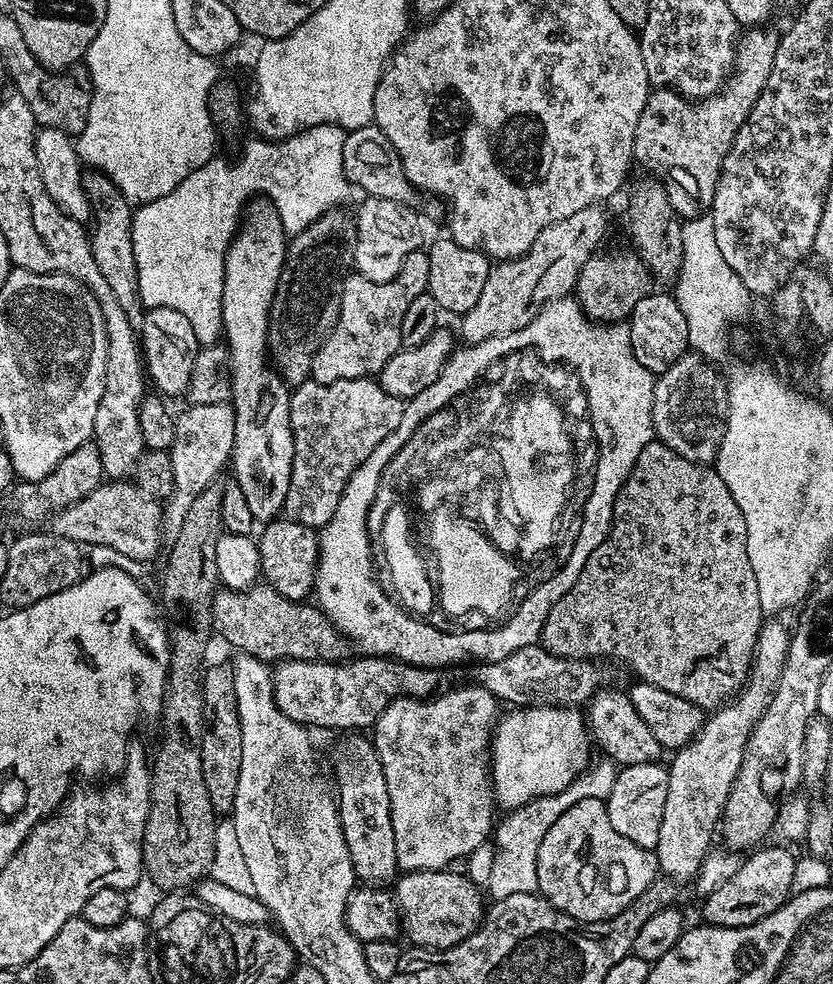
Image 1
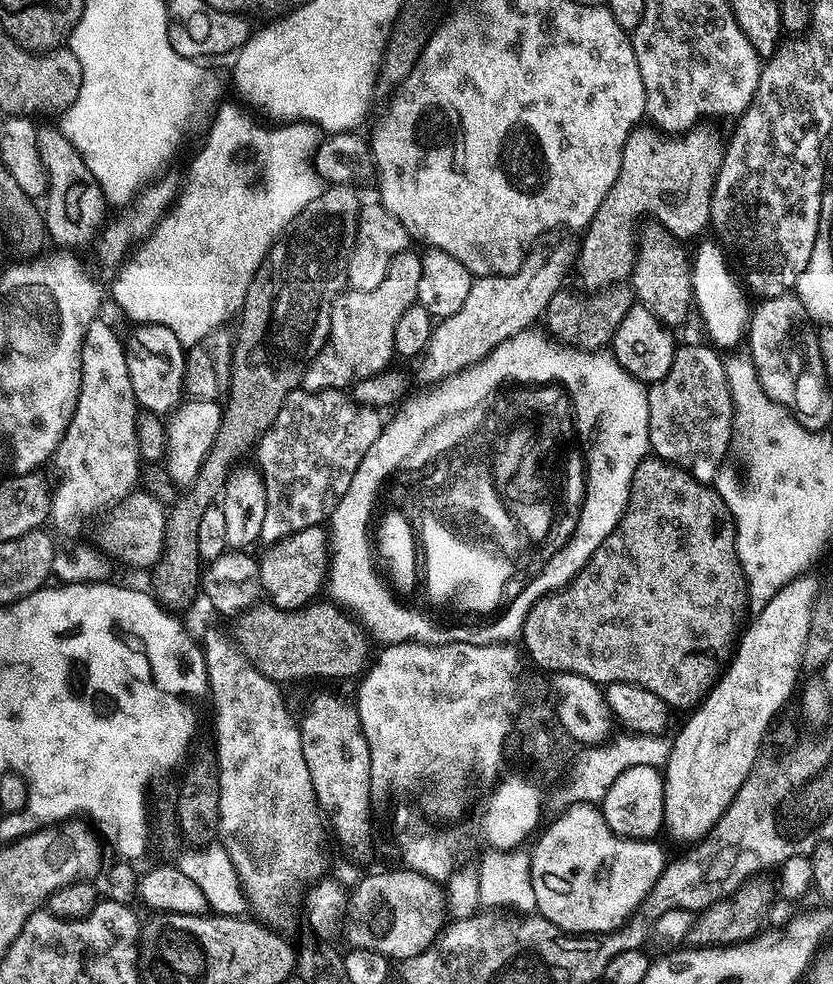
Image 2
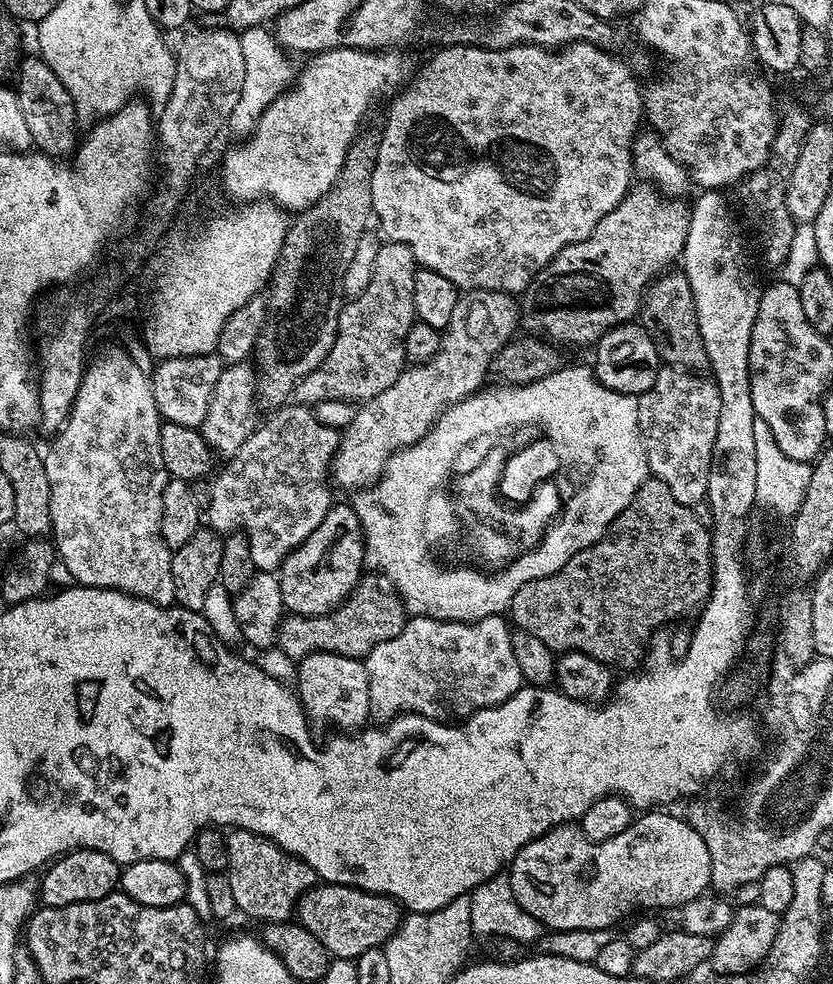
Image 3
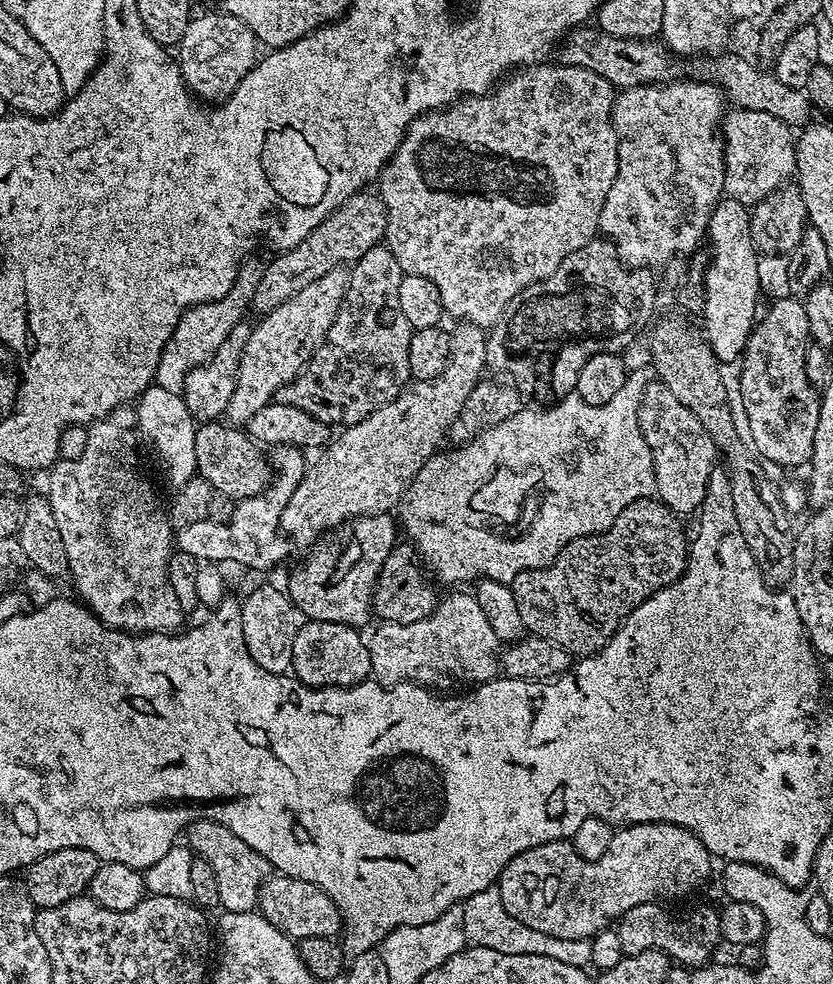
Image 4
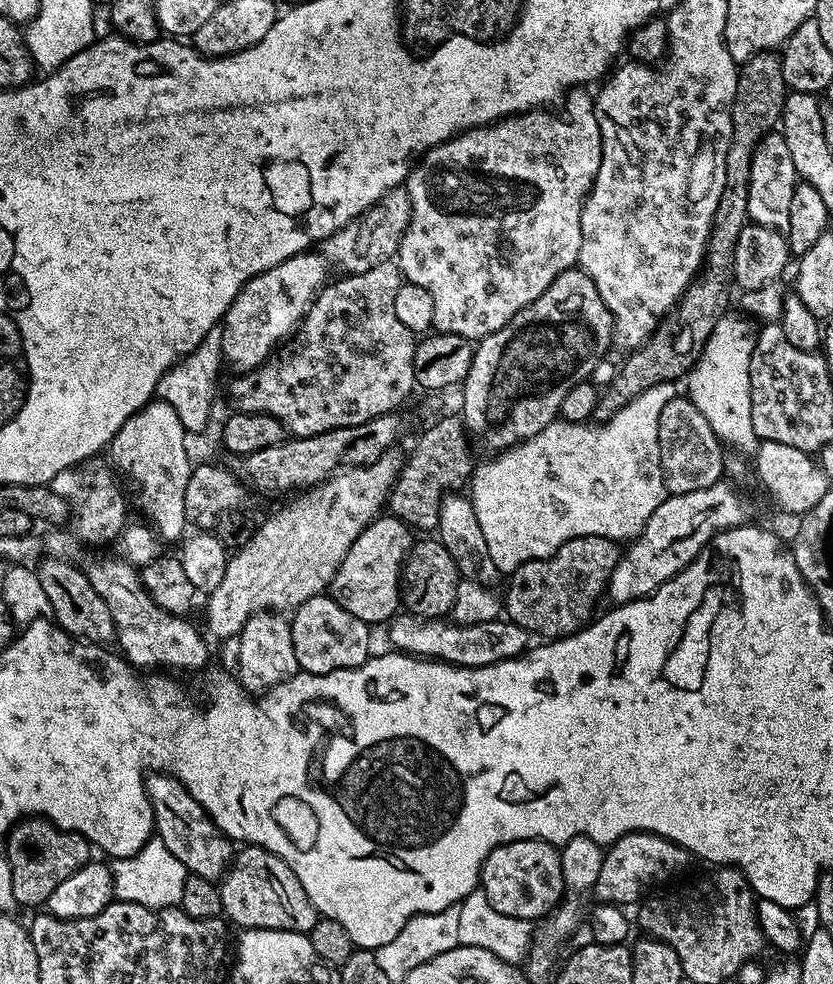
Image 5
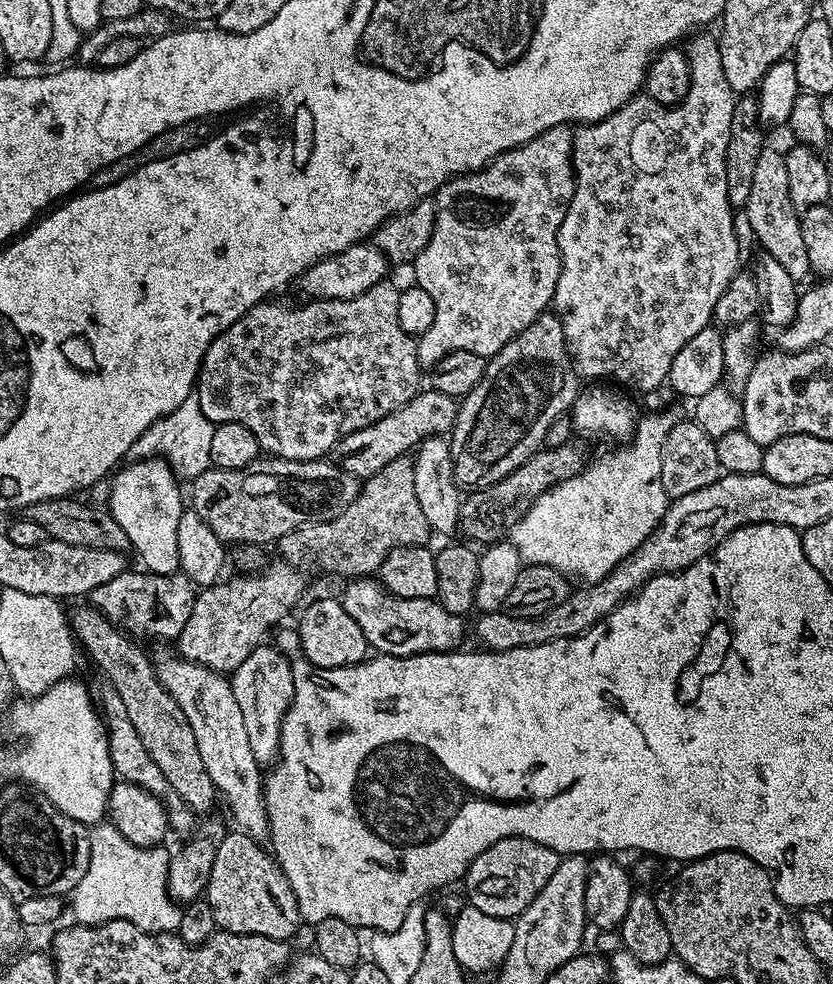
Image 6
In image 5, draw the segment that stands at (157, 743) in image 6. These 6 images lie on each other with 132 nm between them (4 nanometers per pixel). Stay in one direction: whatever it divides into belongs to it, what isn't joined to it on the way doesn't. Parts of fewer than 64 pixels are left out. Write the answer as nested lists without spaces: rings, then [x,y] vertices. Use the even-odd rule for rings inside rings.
[[[45,557],[36,568],[42,590],[46,593],[49,609],[55,623],[75,639],[89,643],[108,644],[116,636],[116,626],[109,604],[98,594],[87,573],[71,561]],[[112,639],[112,641],[110,641]]]

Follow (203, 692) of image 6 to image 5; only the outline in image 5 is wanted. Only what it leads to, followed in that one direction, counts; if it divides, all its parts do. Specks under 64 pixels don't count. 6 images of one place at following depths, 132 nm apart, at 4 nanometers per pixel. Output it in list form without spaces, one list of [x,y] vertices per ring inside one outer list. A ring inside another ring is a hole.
[[[117,563],[96,564],[92,569],[88,568],[86,573],[98,594],[109,604],[118,643],[120,642],[118,648],[128,663],[141,669],[148,668],[144,670],[159,669],[156,668],[159,664],[164,670],[202,667],[208,660],[208,644],[191,624],[191,619],[170,614],[162,610],[158,602],[151,600],[140,580],[137,565]]]

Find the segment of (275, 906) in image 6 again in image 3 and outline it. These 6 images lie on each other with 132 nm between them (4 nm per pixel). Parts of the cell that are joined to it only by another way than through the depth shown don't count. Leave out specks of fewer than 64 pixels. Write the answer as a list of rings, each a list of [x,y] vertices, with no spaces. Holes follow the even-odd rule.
[[[320,882],[309,889],[296,903],[295,919],[318,942],[322,942],[329,957],[355,961],[366,950],[381,947],[400,929],[401,905],[379,892],[363,892],[345,884]]]

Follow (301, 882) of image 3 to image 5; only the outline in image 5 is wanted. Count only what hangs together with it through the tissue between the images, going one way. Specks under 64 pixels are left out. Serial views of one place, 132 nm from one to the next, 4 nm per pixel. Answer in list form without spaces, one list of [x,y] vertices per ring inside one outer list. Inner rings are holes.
[[[167,772],[149,773],[144,780],[144,789],[151,800],[153,825],[157,839],[163,842],[163,845],[170,850],[170,854],[177,858],[178,862],[182,862],[191,875],[204,877],[213,882],[219,881],[231,867],[235,857],[236,848],[233,841],[225,836],[217,824],[209,818],[208,811],[194,799],[184,784]]]

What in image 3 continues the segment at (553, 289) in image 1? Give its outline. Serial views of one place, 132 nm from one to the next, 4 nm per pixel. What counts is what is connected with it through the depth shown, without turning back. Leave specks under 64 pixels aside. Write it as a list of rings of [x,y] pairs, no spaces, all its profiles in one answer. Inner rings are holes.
[[[481,288],[465,291],[454,306],[454,315],[450,318],[448,327],[443,329],[438,354],[434,354],[434,358],[430,358],[425,364],[405,367],[394,386],[386,386],[382,394],[363,401],[357,407],[354,422],[350,422],[350,426],[343,429],[340,448],[332,460],[330,476],[335,487],[352,488],[351,490],[371,488],[383,476],[384,467],[395,452],[418,443],[443,412],[447,412],[453,404],[468,399],[472,393],[480,391],[487,381],[484,379],[489,379],[492,359],[498,354],[498,350],[502,350],[502,346],[506,346],[509,340],[513,339],[515,332],[512,331],[518,328],[521,316],[517,301],[509,293],[487,292]]]

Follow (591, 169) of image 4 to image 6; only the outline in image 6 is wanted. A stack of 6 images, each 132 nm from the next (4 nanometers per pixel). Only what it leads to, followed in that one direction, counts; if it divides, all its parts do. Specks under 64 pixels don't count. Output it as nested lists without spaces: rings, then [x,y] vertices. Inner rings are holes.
[[[563,124],[554,126],[550,130],[530,138],[530,142],[519,144],[517,148],[511,148],[502,155],[496,156],[478,172],[467,172],[465,176],[451,177],[434,194],[436,202],[434,234],[428,245],[422,250],[422,254],[418,254],[414,261],[415,283],[422,290],[426,290],[426,294],[430,294],[430,298],[434,298],[434,323],[430,326],[430,330],[426,330],[426,334],[422,334],[416,340],[416,353],[421,365],[436,364],[454,350],[474,350],[474,354],[482,354],[485,358],[492,356],[498,350],[502,350],[502,346],[506,346],[506,342],[510,342],[510,338],[514,338],[519,332],[526,330],[526,326],[530,326],[539,316],[545,315],[549,311],[560,273],[560,247],[556,235],[562,226],[562,218],[570,206],[570,198],[576,189],[576,174],[572,170],[573,135],[571,127]]]

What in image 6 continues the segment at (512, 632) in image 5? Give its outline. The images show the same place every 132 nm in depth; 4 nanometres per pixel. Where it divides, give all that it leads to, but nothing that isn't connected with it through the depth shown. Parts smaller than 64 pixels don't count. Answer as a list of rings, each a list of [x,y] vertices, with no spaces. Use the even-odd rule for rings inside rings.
[[[356,578],[348,583],[342,601],[346,614],[358,622],[362,634],[366,634],[369,649],[386,656],[417,656],[423,652],[450,652],[461,647],[464,640],[465,617],[450,614],[433,598],[398,598],[384,589],[384,585],[376,578]]]

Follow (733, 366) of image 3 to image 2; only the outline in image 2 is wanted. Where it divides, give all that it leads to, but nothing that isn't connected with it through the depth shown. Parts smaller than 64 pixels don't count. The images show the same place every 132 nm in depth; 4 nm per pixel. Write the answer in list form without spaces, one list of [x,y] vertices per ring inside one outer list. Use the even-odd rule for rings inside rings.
[[[701,239],[695,245],[697,246],[696,252],[694,248],[694,255],[691,257],[692,298],[695,311],[698,316],[700,312],[700,320],[704,323],[705,330],[708,331],[709,338],[707,339],[717,349],[725,350],[724,348],[732,348],[739,340],[741,343],[745,339],[750,319],[749,297],[741,281],[737,277],[737,281],[732,277],[732,272],[728,269],[729,257],[725,249],[715,239],[703,240]]]

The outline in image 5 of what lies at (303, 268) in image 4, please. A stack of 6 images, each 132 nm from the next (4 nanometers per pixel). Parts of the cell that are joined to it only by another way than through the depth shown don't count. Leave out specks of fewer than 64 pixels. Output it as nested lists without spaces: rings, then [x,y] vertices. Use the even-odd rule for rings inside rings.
[[[407,187],[392,188],[369,208],[361,210],[350,222],[346,222],[334,234],[322,242],[322,255],[333,269],[353,276],[366,270],[374,270],[382,262],[393,259],[406,234],[410,222],[410,198]]]

